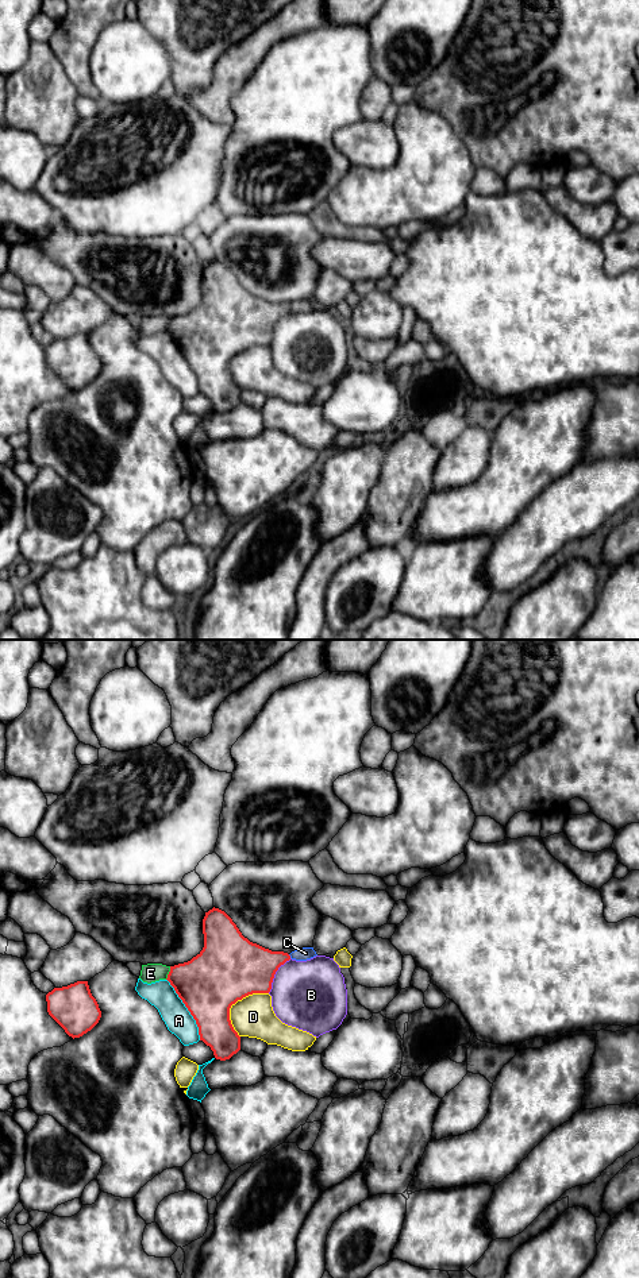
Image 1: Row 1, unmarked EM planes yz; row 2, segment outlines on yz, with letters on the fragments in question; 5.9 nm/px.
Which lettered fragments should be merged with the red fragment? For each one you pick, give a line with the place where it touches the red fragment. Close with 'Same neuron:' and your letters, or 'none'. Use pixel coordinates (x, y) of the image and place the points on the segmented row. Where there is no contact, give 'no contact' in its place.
C: meets red in yz at (289, 956)
Same neuron: C

